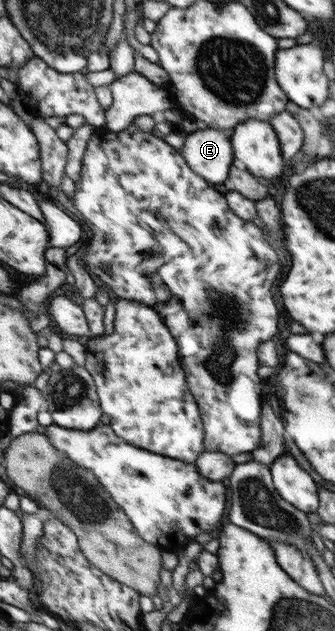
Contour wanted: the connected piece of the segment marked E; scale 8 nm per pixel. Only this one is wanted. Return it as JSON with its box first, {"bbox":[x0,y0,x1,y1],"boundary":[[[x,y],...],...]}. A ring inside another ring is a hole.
{"bbox":[180,127,232,187],"boundary":[[[207,127],[184,134],[180,151],[188,166],[207,183],[223,187],[223,179],[228,177],[232,148],[230,136],[231,130]]]}

